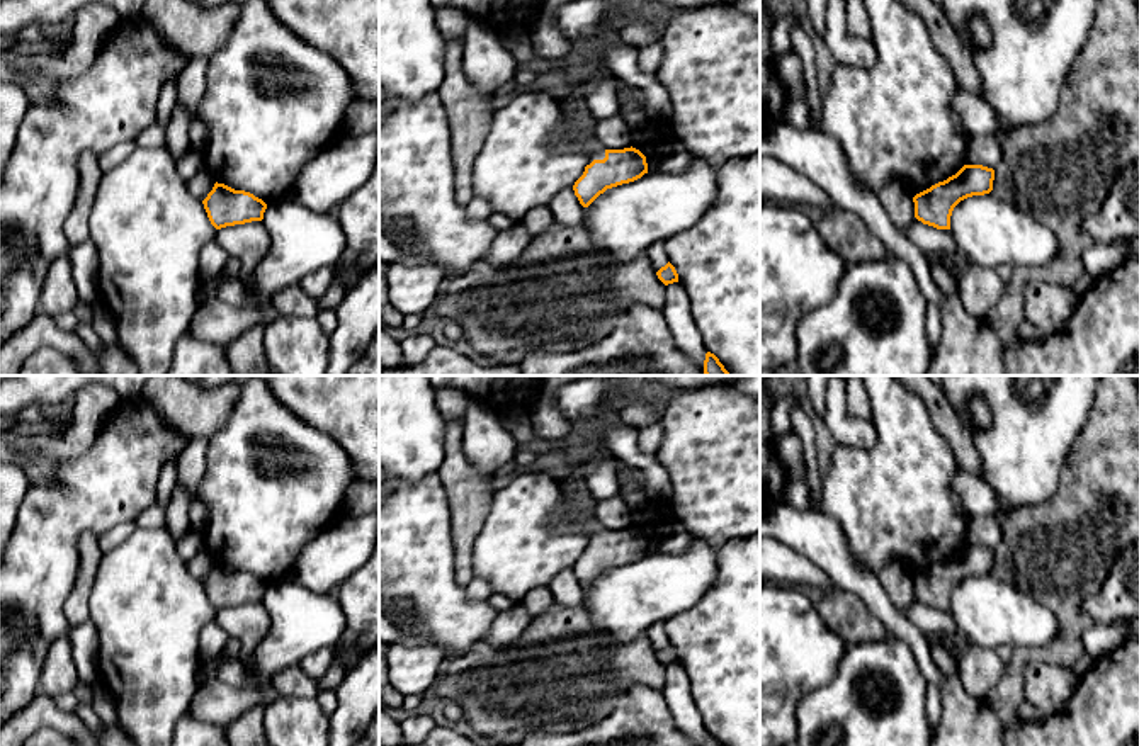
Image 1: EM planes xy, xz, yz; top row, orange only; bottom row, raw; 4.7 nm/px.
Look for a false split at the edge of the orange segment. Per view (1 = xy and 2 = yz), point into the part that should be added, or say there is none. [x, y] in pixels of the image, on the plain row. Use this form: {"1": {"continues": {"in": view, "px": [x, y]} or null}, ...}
{"1": {"continues": null}, "2": {"continues": null}}

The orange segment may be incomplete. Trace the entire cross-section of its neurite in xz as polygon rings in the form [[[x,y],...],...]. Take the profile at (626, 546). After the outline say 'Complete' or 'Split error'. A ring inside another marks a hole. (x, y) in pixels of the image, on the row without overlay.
[[[559,479],[559,488],[573,495],[588,511],[590,537],[583,556],[573,571],[583,588],[588,588],[607,569],[634,562],[648,554],[646,537],[636,528],[607,530],[595,518],[597,500],[585,481],[571,483]]]. Split error

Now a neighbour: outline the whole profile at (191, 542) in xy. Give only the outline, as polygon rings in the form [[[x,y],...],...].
[[[189,528],[177,542],[177,551],[187,564],[197,552],[204,551],[202,532]]]

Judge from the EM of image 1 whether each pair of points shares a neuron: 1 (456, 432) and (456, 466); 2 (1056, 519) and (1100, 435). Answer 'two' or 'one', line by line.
1: one
2: one

